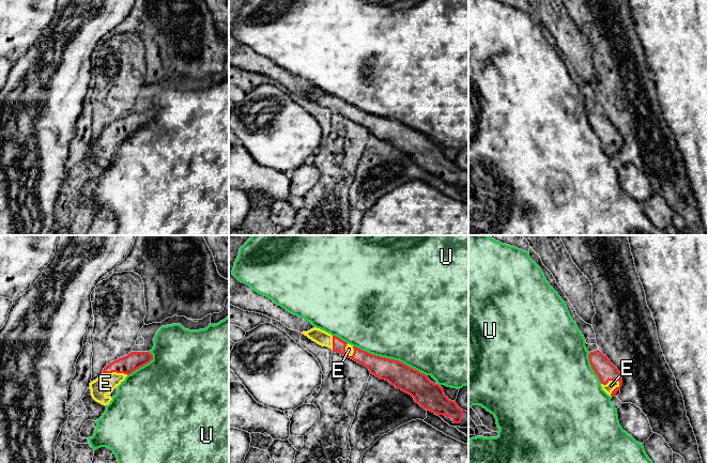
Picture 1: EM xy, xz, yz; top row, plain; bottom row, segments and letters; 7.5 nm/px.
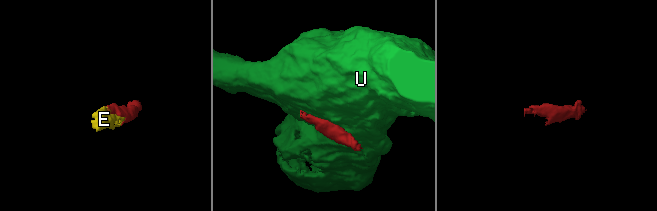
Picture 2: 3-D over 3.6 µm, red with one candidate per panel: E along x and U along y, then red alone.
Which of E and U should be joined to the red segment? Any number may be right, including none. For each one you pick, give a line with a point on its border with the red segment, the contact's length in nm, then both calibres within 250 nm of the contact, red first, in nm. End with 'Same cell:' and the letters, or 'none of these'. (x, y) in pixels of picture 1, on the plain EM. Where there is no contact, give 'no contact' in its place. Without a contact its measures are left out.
E: contact yz (612, 140); length 150 nm; calibres 150 and 70 nm
Same cell: E

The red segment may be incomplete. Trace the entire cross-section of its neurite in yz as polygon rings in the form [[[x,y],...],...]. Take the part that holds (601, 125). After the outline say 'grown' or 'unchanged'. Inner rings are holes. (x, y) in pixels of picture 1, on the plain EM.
[[[599,110],[590,112],[588,119],[592,130],[601,142],[602,150],[609,156],[615,157],[622,145],[622,137],[618,129]]]; grown

